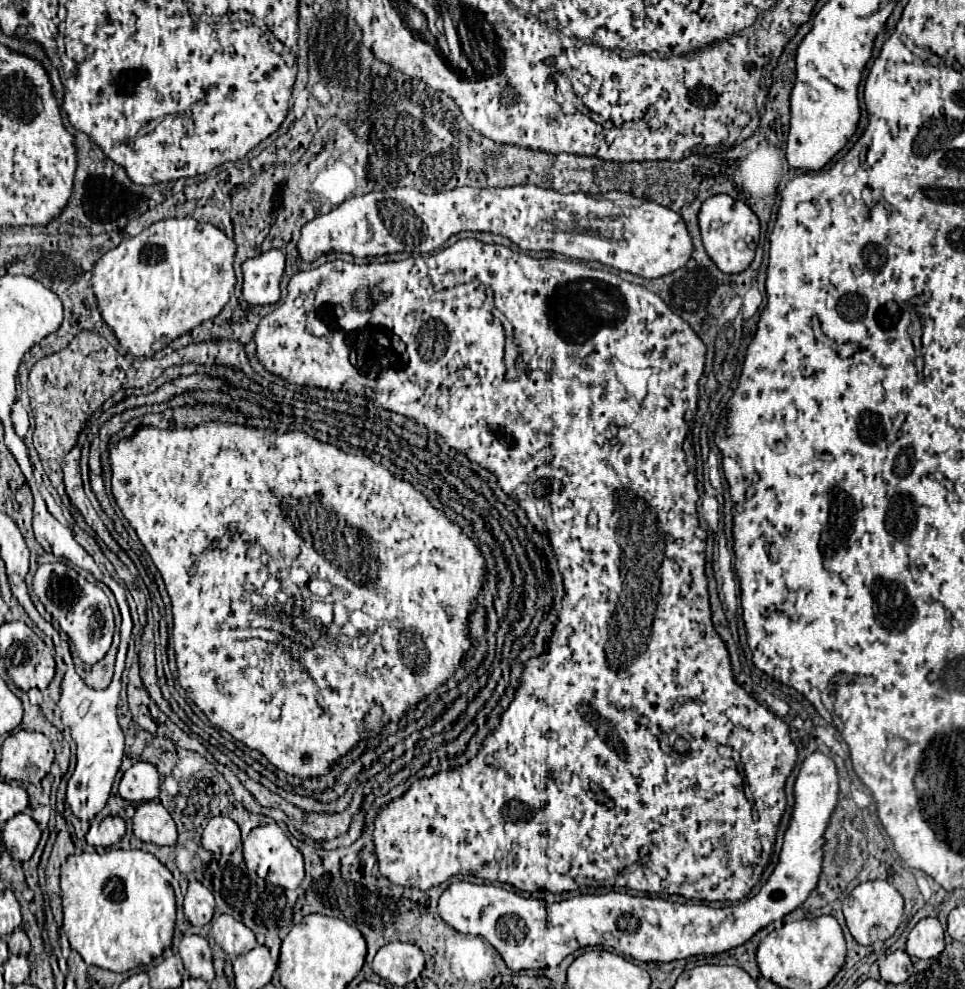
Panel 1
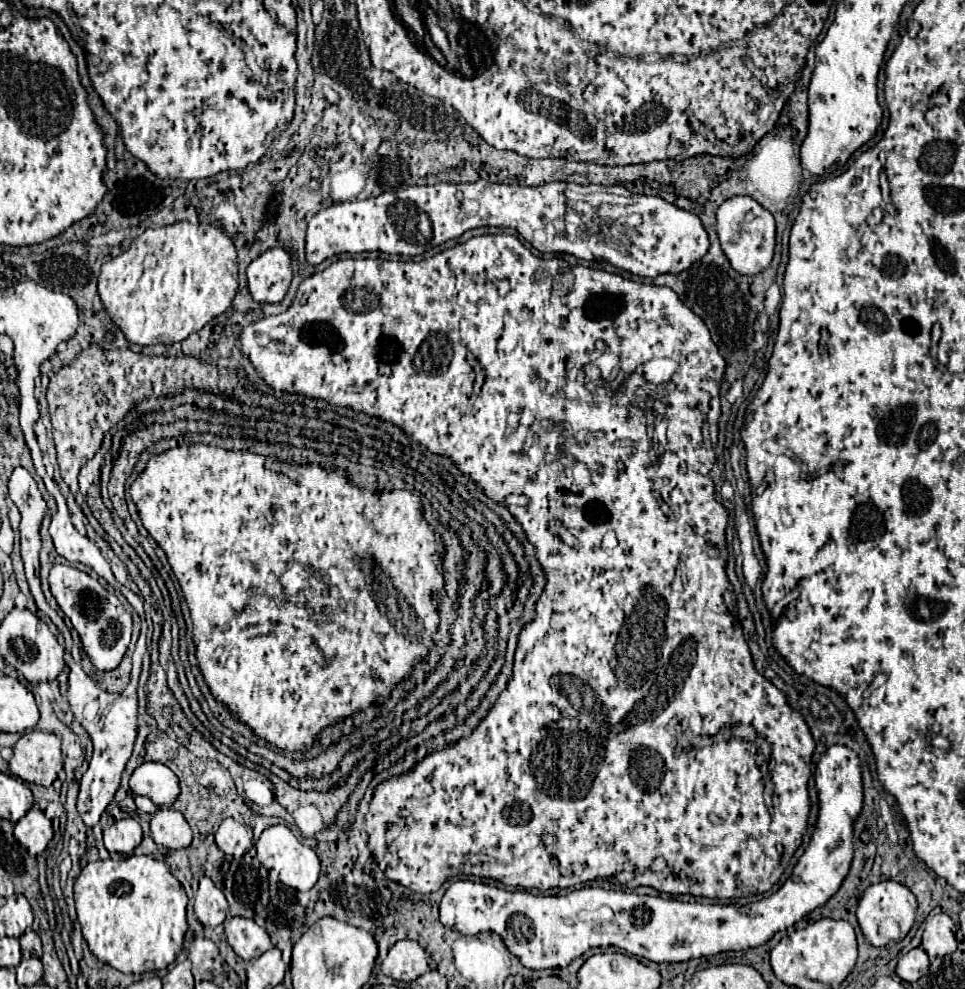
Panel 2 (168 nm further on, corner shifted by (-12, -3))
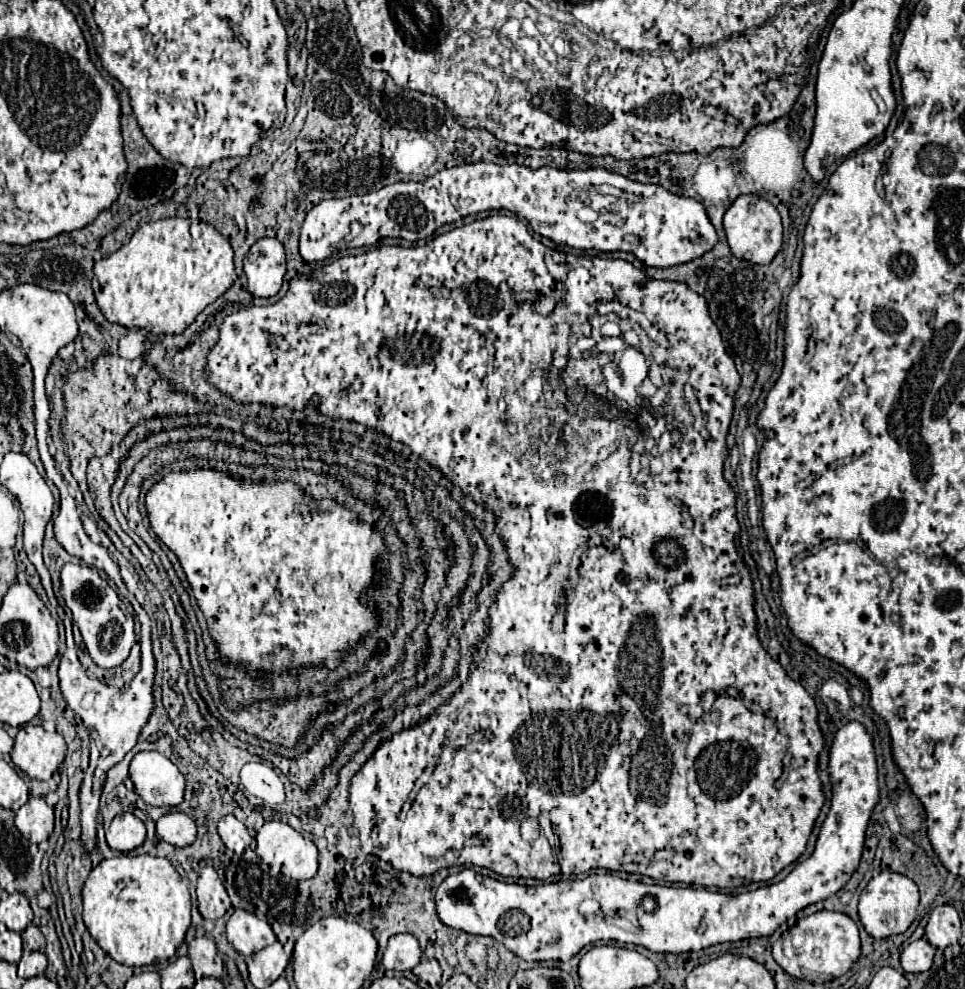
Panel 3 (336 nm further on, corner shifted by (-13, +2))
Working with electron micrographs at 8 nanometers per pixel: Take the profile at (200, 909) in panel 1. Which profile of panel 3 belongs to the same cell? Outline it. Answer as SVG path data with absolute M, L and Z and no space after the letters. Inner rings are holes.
M202 867L196 883L198 909L204 919L216 921L230 909L230 897L212 867Z

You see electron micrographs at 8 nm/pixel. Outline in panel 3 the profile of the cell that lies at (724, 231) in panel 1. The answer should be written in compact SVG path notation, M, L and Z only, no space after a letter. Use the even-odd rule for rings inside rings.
M740 195L724 213L724 231L732 255L750 263L770 263L782 247L782 223L776 207L758 195Z

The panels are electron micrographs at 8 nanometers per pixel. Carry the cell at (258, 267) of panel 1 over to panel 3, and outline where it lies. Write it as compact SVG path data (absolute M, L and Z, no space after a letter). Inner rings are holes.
M264 237L256 241L244 257L248 291L254 297L274 297L286 273L286 255L278 239Z

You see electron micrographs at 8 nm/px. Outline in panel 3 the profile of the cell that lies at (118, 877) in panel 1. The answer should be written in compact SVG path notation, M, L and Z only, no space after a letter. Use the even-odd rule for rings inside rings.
M120 855L100 861L84 881L84 923L114 961L128 967L166 963L190 927L190 891L166 857Z

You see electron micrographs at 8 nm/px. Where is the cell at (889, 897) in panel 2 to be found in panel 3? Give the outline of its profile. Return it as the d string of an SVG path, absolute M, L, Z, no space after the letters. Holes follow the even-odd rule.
M884 871L884 873L872 877L870 883L866 885L866 889L860 893L858 915L860 915L860 921L866 929L866 933L870 933L874 939L884 939L884 937L900 935L912 925L912 921L916 919L918 901L920 901L918 887L912 879L908 879L900 873Z

